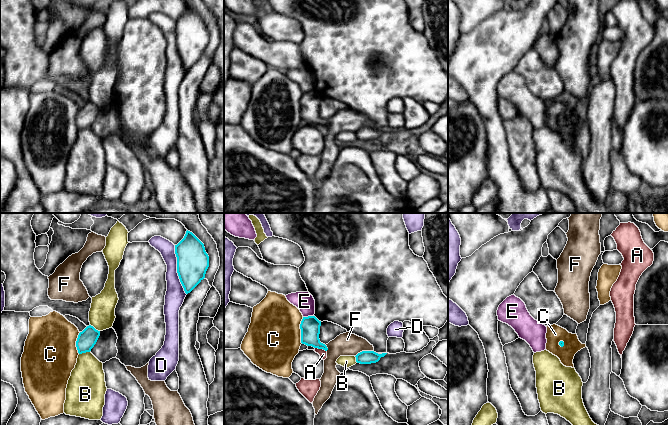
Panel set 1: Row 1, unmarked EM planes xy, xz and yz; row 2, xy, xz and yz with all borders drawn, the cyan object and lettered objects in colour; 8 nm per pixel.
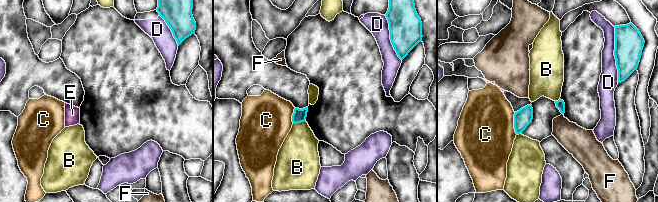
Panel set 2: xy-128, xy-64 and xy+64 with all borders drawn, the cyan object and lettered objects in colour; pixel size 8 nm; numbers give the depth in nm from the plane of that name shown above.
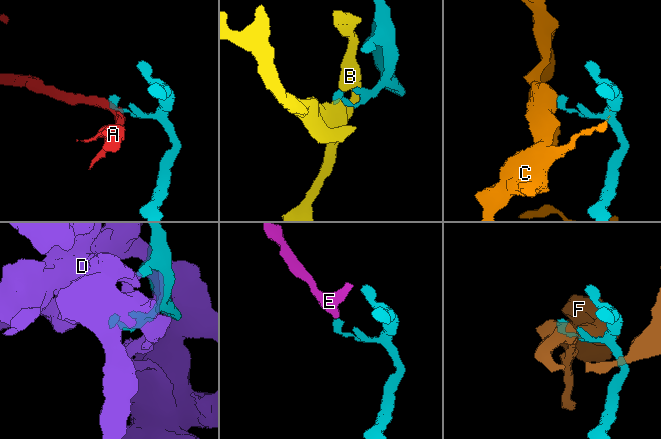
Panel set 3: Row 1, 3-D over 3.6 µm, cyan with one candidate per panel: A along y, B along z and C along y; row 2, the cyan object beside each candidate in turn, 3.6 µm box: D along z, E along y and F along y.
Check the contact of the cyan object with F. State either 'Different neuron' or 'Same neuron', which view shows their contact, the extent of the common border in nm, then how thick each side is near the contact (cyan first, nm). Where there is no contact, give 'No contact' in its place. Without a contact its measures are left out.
Different neuron. Touches cyan in xz. Shared border 160 nm. Thickness 110 nm (cyan) against 190 nm

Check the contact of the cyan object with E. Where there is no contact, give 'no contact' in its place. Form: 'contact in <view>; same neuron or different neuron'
contact in xz; different neuron

